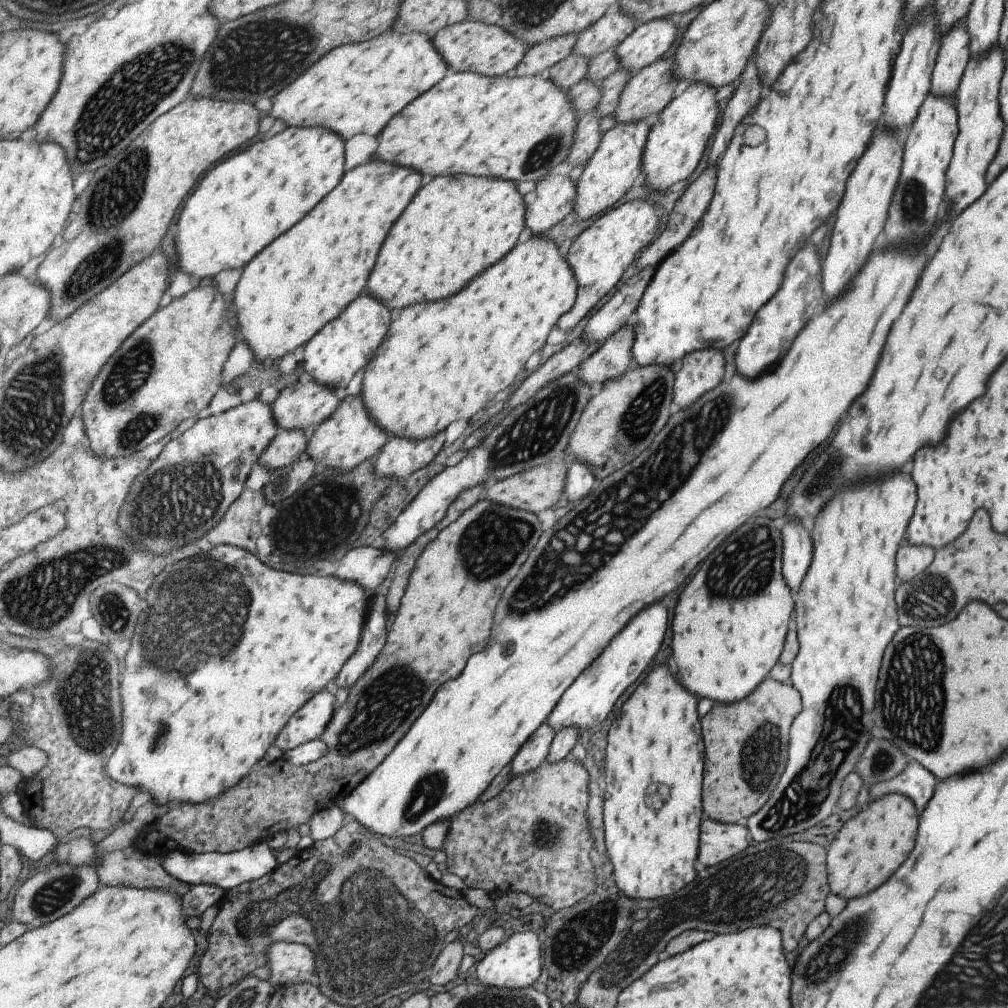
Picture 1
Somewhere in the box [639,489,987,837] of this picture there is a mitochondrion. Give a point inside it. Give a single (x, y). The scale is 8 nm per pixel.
(922, 693)

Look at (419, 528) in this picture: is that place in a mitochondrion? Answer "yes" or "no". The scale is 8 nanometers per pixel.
no

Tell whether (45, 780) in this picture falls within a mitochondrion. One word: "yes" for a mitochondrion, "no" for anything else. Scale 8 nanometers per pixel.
no

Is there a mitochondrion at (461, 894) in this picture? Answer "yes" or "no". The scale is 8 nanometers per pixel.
no

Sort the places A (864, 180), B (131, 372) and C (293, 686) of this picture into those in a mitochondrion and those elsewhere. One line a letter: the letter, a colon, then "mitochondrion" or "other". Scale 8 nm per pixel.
A: other
B: mitochondrion
C: other

